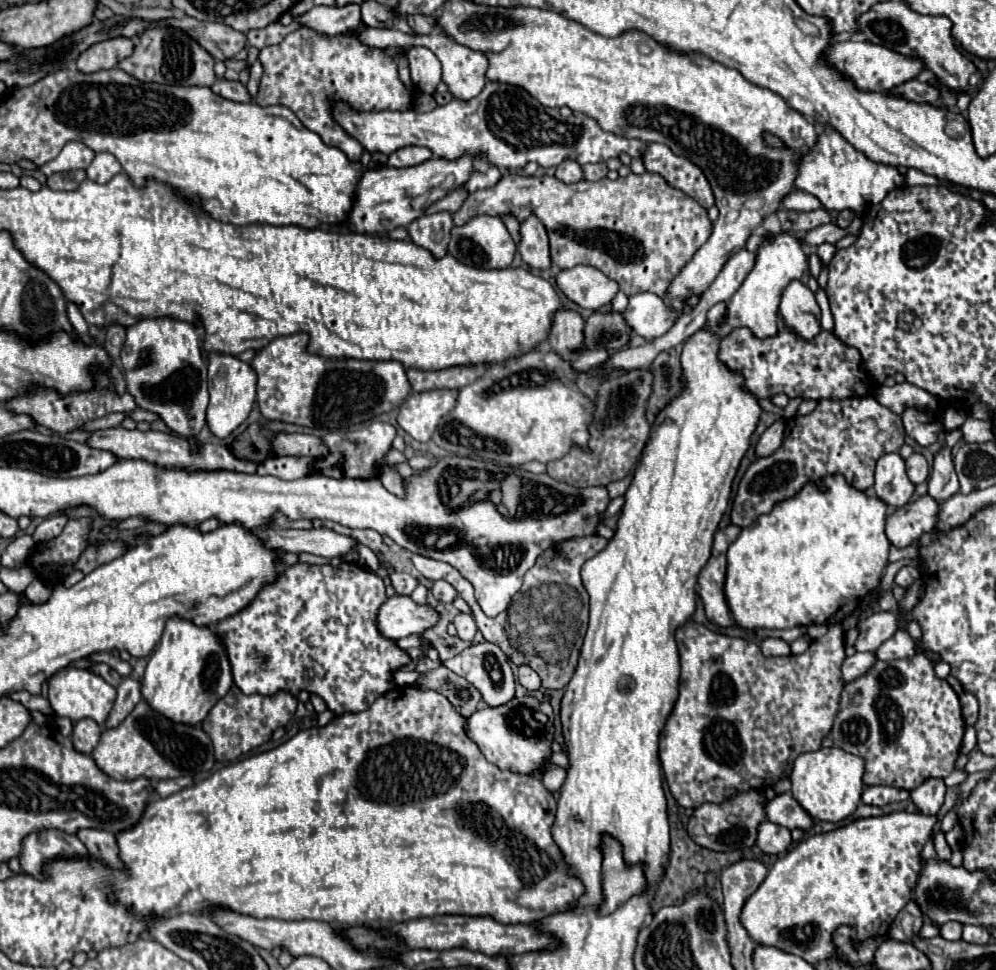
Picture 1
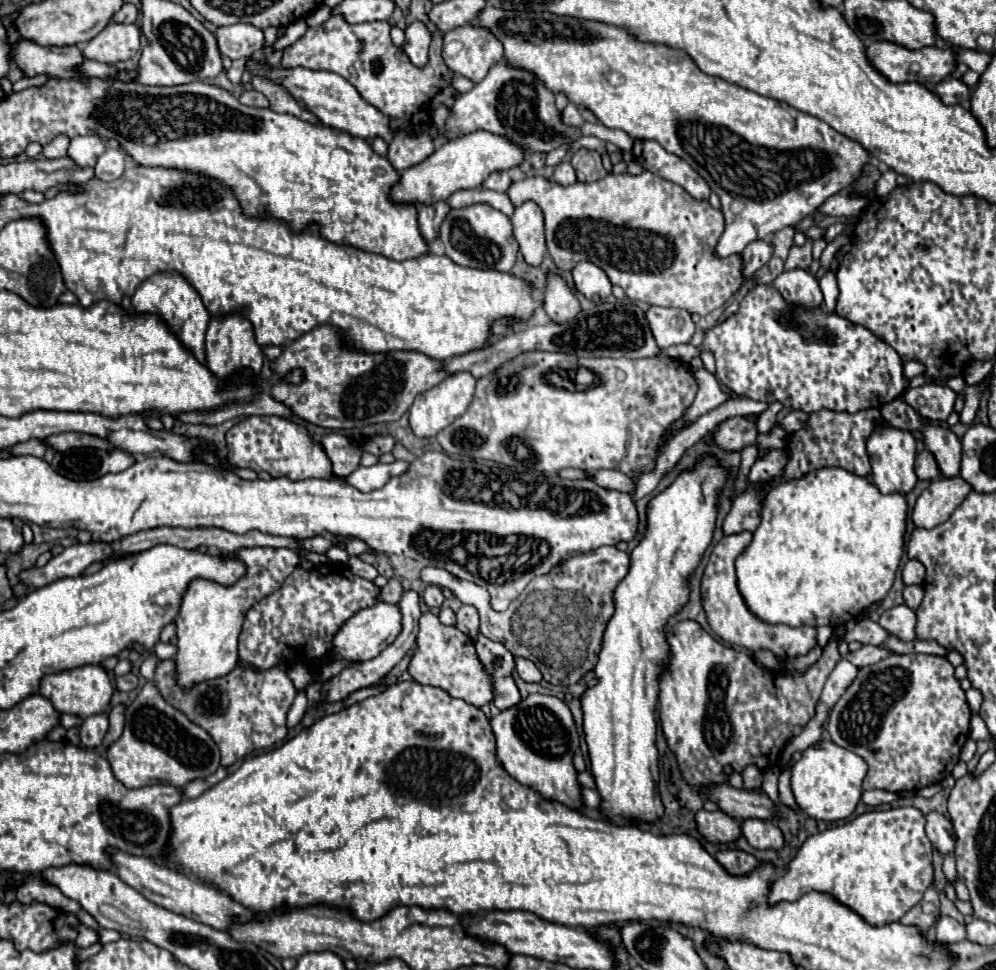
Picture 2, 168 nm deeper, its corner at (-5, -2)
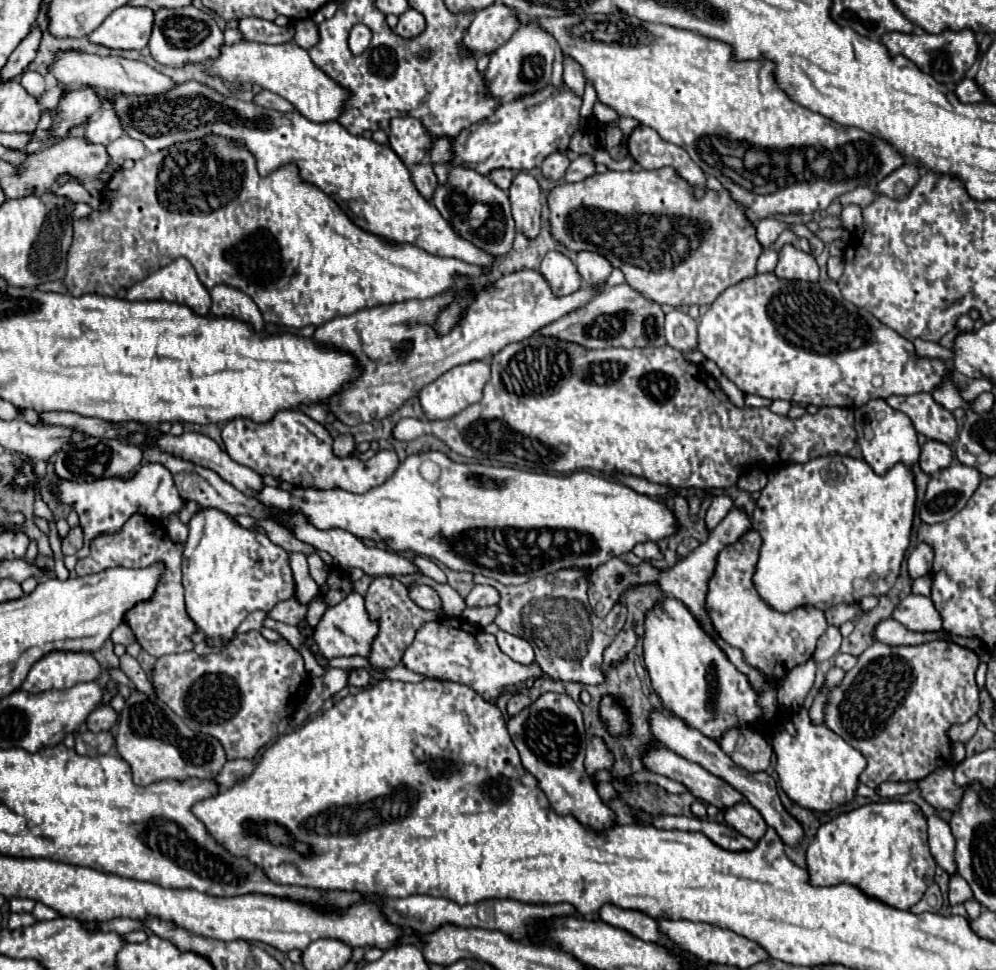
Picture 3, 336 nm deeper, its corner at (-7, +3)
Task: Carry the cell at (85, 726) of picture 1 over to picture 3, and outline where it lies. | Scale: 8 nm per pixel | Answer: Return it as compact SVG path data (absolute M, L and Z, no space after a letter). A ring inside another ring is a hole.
M104 705L92 711L86 725L92 733L100 733L100 731L110 731L116 725L116 721L118 721L118 713L110 705Z

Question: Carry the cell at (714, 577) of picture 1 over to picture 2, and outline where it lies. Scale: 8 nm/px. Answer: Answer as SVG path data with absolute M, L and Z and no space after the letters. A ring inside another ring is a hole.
M738 532L724 536L712 550L710 560L706 564L704 576L702 576L702 606L708 616L710 628L726 642L744 646L748 650L760 650L768 648L772 650L778 658L794 658L800 654L806 654L810 648L816 646L816 628L812 626L802 626L802 628L790 628L784 624L772 626L762 620L758 620L744 604L738 586L736 586L736 572L734 572L734 560L744 548L750 544L752 534L750 532Z

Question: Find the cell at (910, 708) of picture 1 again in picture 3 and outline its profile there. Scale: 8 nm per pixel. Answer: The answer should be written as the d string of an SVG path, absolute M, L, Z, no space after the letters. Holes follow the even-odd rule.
M930 641L916 647L892 647L872 643L844 675L844 679L828 693L824 707L824 725L858 749L868 765L860 773L860 783L876 789L882 781L920 781L938 767L952 765L952 747L948 727L966 723L978 713L978 685L974 673L980 657L950 641Z

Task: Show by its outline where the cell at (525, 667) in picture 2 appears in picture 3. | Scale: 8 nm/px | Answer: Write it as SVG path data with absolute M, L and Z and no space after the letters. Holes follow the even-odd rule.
M498 631L496 639L498 639L500 649L510 659L514 659L518 663L532 663L534 661L534 651L532 651L532 647L526 639L522 639L518 635L512 635L512 633L506 633L506 631Z

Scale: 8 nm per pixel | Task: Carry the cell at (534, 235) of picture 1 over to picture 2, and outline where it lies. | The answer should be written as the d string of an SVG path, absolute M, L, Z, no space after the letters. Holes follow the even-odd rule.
M526 202L514 210L512 224L514 224L514 236L520 244L520 252L526 264L540 266L548 252L544 240L542 210L534 202Z

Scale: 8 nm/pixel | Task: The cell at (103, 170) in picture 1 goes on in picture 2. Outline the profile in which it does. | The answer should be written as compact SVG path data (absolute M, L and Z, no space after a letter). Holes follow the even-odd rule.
M108 148L100 158L98 158L98 164L96 164L96 178L98 180L116 180L122 176L124 172L124 154L120 150L112 150Z

